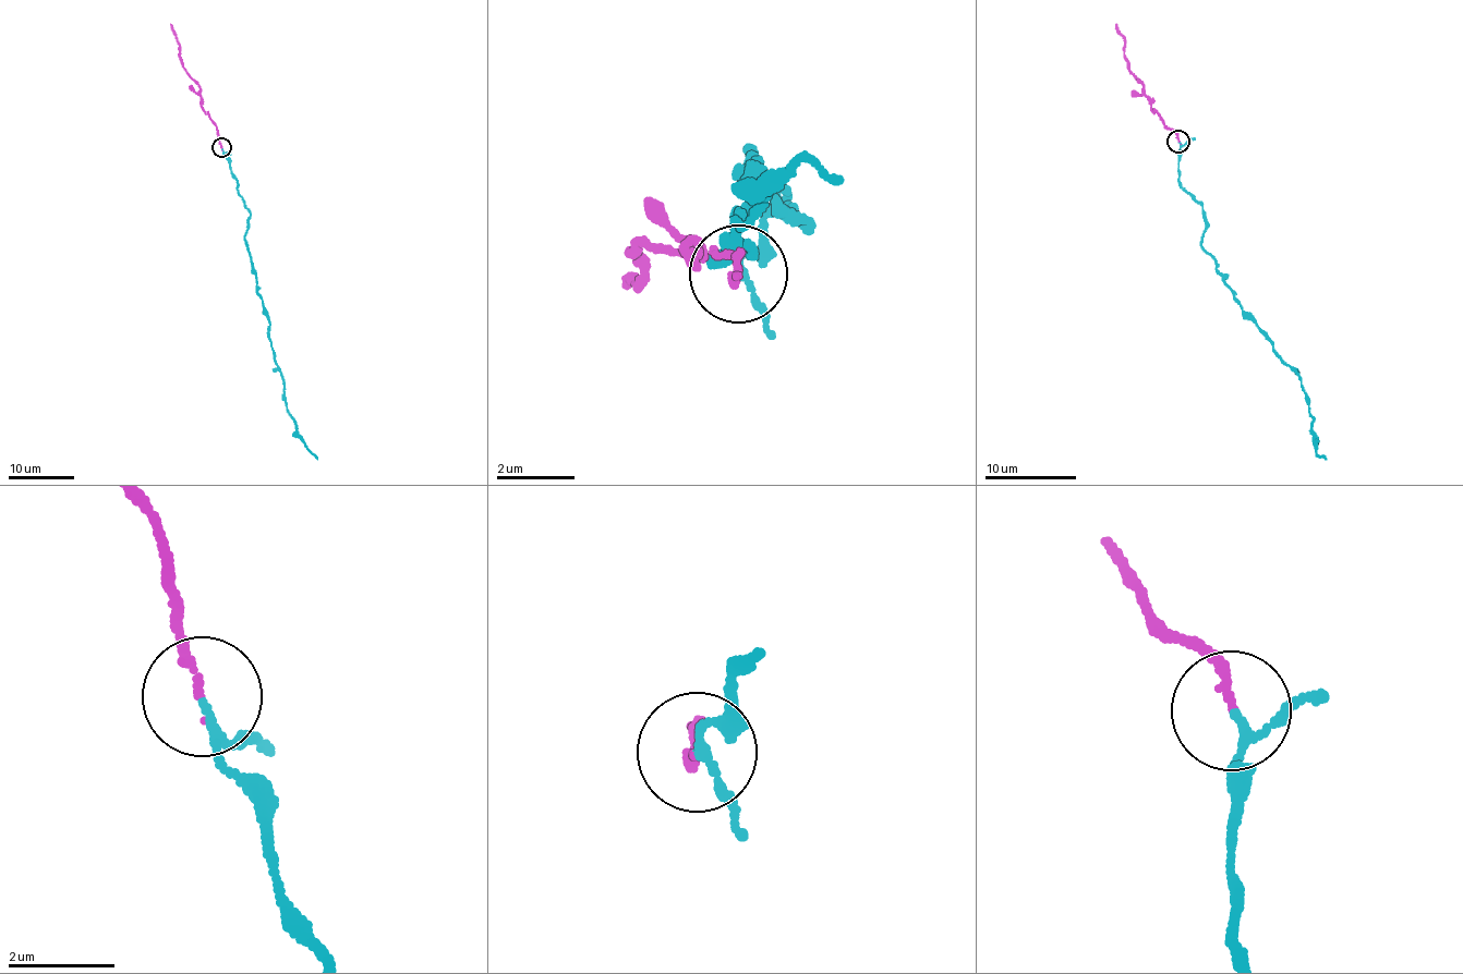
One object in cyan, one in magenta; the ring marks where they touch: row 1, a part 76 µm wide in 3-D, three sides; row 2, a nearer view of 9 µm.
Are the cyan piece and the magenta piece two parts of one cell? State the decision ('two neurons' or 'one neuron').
one neuron

